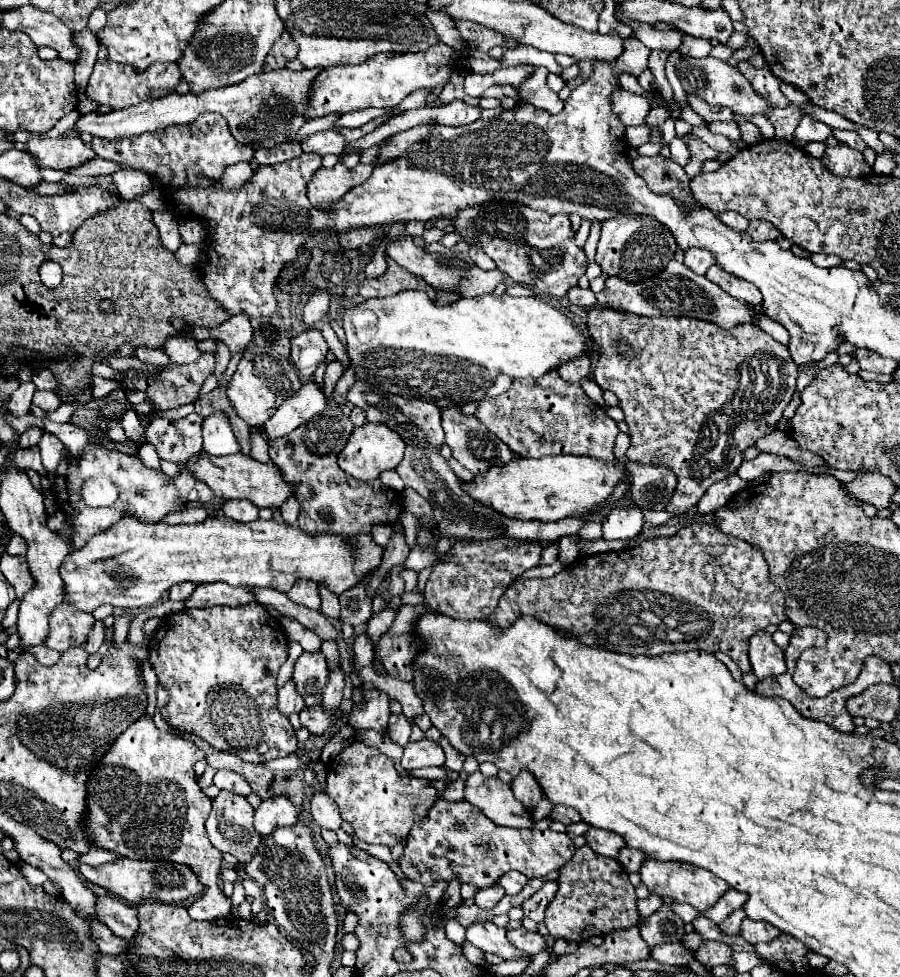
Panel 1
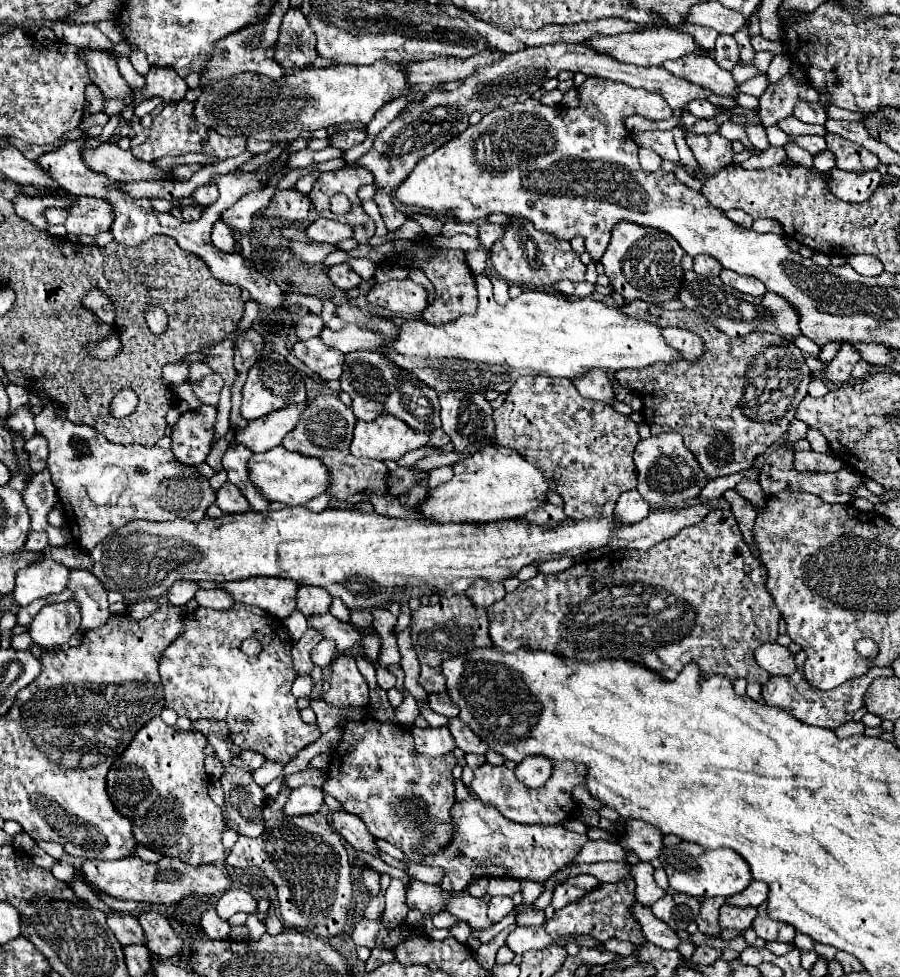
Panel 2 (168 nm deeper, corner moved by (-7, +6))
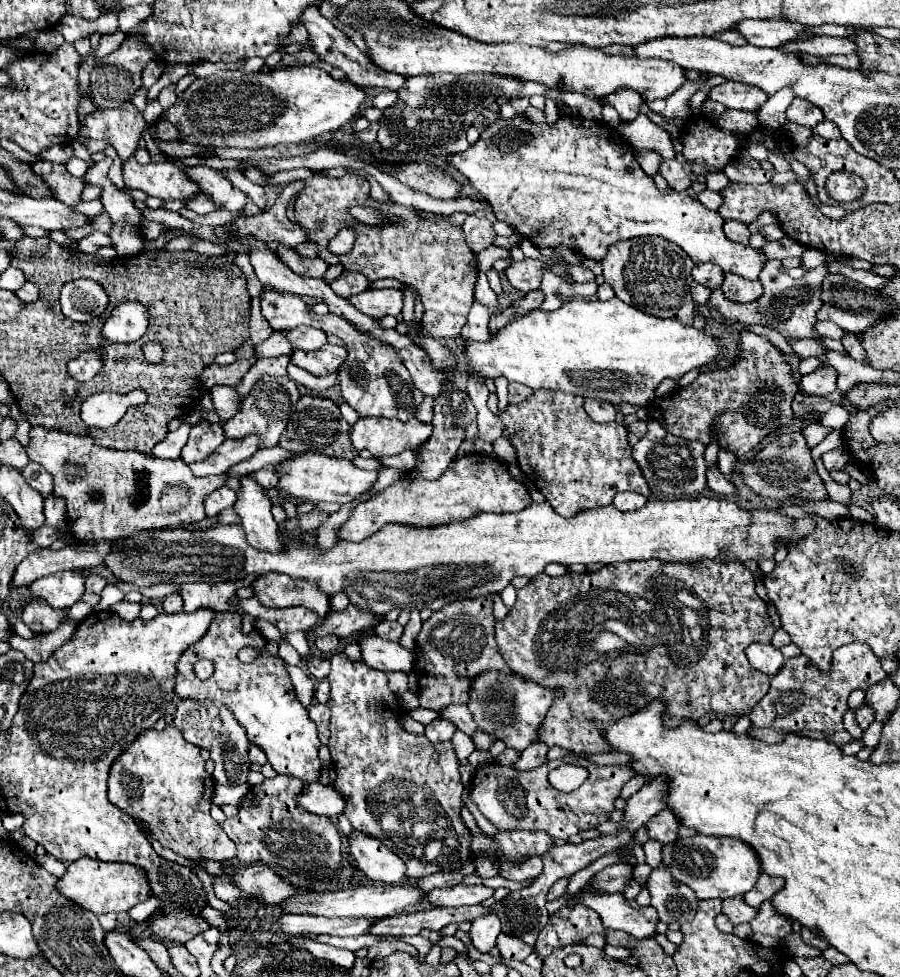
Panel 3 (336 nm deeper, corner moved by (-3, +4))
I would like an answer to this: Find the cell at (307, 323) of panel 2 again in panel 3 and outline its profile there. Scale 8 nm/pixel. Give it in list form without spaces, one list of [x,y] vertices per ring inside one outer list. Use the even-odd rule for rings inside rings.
[[[273,332],[267,340],[263,340],[257,346],[253,346],[253,350],[255,350],[255,358],[257,360],[273,358],[273,356],[283,356],[283,354],[291,354],[293,352],[289,340],[283,334],[279,334],[279,332]]]

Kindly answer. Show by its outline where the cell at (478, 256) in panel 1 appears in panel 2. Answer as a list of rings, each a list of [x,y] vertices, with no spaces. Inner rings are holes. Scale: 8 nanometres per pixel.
[[[483,222],[483,224],[479,226],[479,242],[481,242],[483,250],[489,252],[491,246],[493,246],[493,242],[495,242],[497,238],[501,238],[501,234],[503,234],[503,228],[501,228],[499,224]]]

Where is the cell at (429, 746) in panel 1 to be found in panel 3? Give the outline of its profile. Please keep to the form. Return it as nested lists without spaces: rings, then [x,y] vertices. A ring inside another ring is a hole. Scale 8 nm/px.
[[[437,716],[431,724],[427,724],[427,730],[425,730],[425,736],[431,740],[431,742],[445,742],[445,740],[451,740],[451,736],[455,734],[455,724],[451,724],[451,720],[443,720],[441,716]]]

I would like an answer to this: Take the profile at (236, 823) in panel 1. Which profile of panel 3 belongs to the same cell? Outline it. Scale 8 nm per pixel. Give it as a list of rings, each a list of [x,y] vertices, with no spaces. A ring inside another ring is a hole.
[[[175,698],[175,714],[173,714],[173,726],[179,728],[185,736],[195,746],[201,746],[209,750],[211,760],[215,762],[215,772],[213,780],[215,784],[225,784],[225,778],[245,778],[243,772],[249,772],[249,738],[243,730],[243,726],[235,720],[233,712],[219,704],[217,700],[177,700]]]

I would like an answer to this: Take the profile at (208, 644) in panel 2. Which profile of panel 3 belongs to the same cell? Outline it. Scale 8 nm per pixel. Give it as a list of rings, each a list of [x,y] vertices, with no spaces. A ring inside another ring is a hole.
[[[217,612],[209,632],[193,644],[181,658],[179,658],[179,672],[175,680],[175,694],[179,698],[195,698],[195,700],[219,700],[223,702],[237,718],[237,722],[247,730],[247,736],[253,744],[263,748],[267,754],[269,764],[277,774],[295,776],[301,782],[317,782],[321,772],[319,748],[321,742],[317,738],[317,728],[313,720],[307,716],[307,708],[297,700],[295,688],[291,678],[285,670],[281,658],[269,656],[263,652],[265,638],[253,630],[243,634],[241,618],[231,612]],[[243,646],[251,646],[259,650],[259,658],[251,664],[243,664],[237,658],[237,652]],[[207,658],[215,664],[215,674],[207,680],[199,680],[193,672],[197,660]]]

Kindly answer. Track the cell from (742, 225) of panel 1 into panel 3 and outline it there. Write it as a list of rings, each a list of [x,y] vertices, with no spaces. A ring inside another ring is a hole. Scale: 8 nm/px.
[[[725,220],[723,224],[723,234],[731,240],[731,242],[739,242],[739,244],[747,244],[749,242],[749,230],[743,222],[739,220]]]

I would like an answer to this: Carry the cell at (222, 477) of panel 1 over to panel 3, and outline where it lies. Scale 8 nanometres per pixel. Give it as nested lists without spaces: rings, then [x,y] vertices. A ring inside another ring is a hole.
[[[319,452],[297,454],[293,460],[277,464],[277,472],[279,472],[279,488],[285,490],[287,494],[309,502],[337,502],[337,504],[347,504],[359,498],[361,494],[373,488],[379,476],[379,470],[361,470],[353,466],[353,462],[349,460],[323,456]]]

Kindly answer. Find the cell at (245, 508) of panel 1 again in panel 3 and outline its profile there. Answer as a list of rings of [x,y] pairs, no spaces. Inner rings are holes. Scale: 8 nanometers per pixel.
[[[223,486],[223,488],[215,490],[215,492],[211,492],[211,496],[207,496],[207,500],[205,500],[205,514],[207,516],[215,516],[221,510],[231,508],[235,504],[235,500],[237,500],[237,494],[233,490],[229,490],[227,486]]]

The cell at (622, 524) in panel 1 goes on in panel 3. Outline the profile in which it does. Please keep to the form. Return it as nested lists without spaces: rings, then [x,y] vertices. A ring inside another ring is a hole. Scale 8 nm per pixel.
[[[621,492],[621,494],[617,494],[617,496],[615,496],[613,506],[615,506],[617,510],[627,512],[627,510],[643,508],[643,504],[645,504],[645,502],[647,502],[647,498],[645,498],[645,496],[641,496],[641,494],[637,494],[637,492]]]

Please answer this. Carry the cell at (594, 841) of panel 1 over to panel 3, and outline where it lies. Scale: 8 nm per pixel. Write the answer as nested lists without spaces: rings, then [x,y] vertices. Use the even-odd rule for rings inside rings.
[[[669,808],[661,810],[657,816],[653,816],[649,822],[647,822],[647,828],[649,828],[649,836],[653,840],[659,840],[663,844],[671,844],[675,842],[677,838],[677,832],[679,832],[679,818],[669,812]]]

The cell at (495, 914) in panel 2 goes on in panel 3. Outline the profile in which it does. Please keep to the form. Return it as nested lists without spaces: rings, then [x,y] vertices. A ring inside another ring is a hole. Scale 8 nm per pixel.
[[[489,912],[489,914],[477,918],[477,920],[471,924],[469,934],[471,934],[473,946],[475,946],[481,954],[487,954],[487,952],[491,952],[491,950],[495,948],[495,940],[497,940],[497,936],[501,934],[501,922],[499,922],[499,918],[497,918],[493,912]]]

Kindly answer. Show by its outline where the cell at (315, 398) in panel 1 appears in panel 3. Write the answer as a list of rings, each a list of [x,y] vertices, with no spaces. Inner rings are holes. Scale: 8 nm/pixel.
[[[247,436],[243,440],[225,440],[207,460],[189,464],[195,476],[211,476],[211,474],[225,474],[231,466],[251,458],[259,448],[259,440],[255,436]]]

